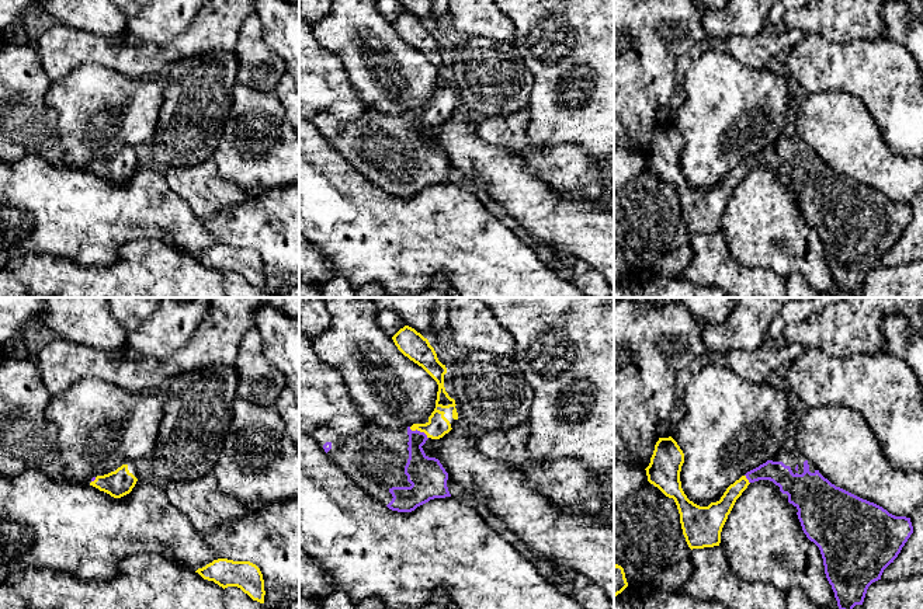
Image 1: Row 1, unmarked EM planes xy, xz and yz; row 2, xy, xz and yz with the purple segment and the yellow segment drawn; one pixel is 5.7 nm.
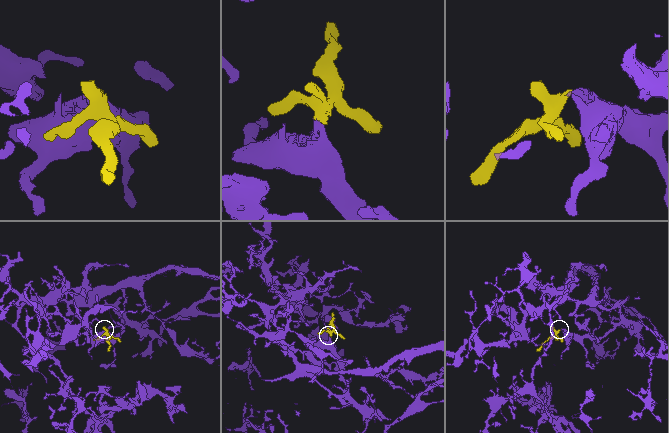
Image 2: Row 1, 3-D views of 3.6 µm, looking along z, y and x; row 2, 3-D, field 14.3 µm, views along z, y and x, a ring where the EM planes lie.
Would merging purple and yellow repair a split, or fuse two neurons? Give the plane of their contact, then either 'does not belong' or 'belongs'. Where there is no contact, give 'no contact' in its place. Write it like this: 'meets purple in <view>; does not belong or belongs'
meets purple in xz; belongs

